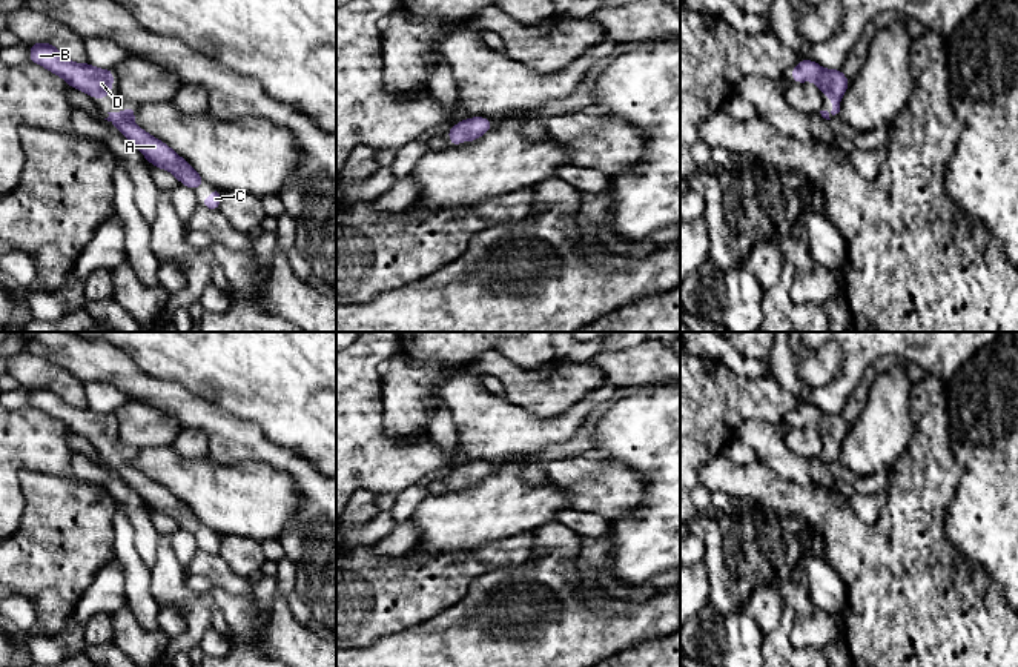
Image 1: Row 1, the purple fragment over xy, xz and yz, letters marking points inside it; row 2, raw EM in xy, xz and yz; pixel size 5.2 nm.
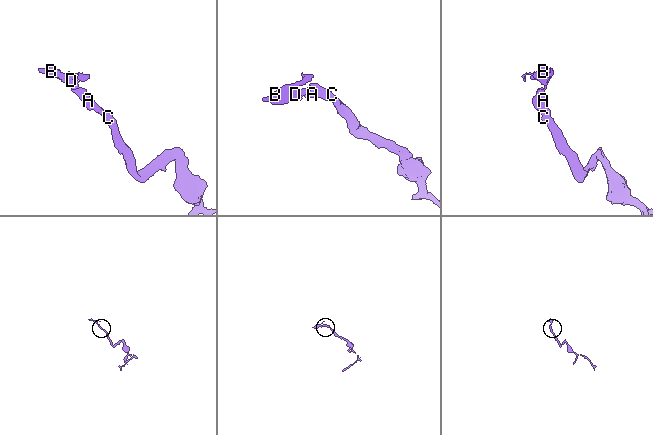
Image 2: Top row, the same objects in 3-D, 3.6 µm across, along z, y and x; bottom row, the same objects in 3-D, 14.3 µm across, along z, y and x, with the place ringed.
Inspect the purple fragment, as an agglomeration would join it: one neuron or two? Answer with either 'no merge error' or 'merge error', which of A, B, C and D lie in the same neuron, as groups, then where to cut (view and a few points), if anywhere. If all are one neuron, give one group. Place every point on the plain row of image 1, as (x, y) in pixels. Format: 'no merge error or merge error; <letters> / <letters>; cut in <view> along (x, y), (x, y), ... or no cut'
no merge error; A B C D; no cut

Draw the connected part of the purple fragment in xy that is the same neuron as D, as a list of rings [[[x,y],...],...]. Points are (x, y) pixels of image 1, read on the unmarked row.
[[[31,387],[29,406],[61,421],[71,432],[91,443],[107,443],[114,430],[114,415],[68,404],[52,387]]]

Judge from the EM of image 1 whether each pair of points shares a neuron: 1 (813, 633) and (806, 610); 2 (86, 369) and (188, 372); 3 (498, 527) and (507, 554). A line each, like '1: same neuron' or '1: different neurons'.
1: same neuron
2: different neurons
3: different neurons

